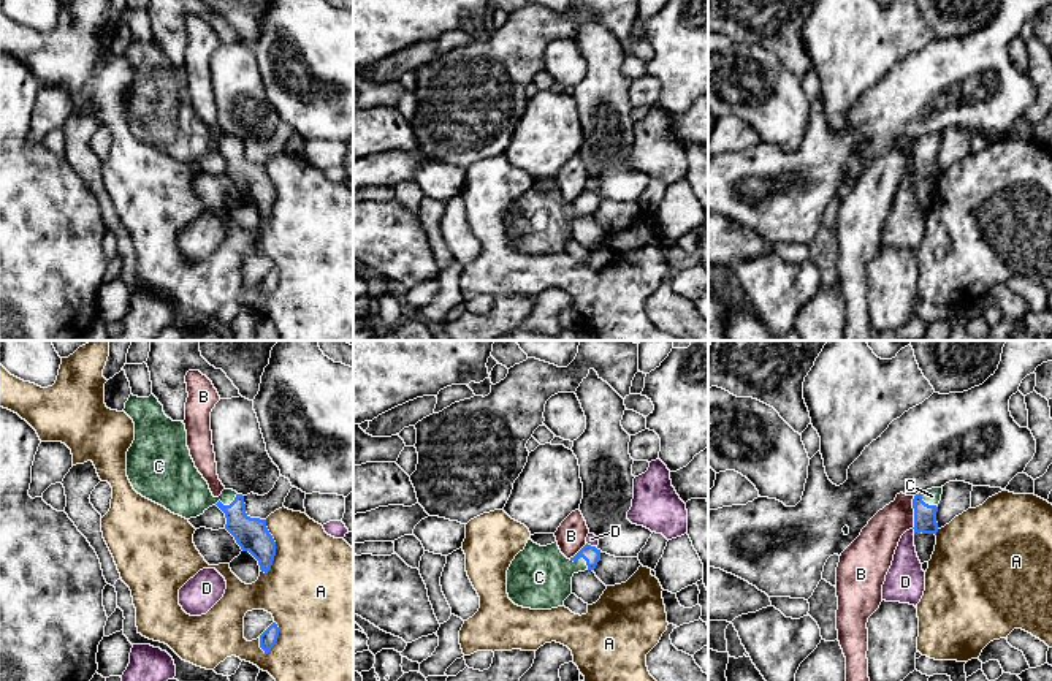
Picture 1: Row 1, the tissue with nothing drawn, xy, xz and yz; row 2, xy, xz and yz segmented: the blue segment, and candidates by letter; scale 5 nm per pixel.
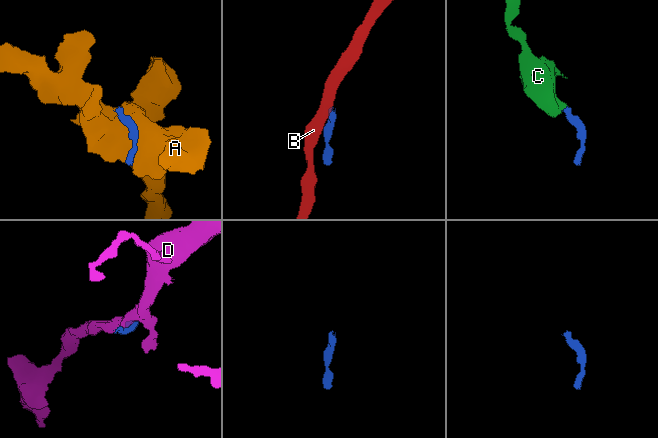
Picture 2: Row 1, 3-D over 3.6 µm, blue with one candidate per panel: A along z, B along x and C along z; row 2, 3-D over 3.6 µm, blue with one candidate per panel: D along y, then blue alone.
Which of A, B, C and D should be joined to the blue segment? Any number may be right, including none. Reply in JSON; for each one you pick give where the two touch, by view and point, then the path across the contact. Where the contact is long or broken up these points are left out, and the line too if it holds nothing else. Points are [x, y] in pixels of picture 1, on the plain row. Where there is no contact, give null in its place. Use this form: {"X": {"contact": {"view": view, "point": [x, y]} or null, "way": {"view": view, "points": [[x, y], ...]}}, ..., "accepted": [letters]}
{"C": {"contact": {"view": "xy", "point": [227, 151]}, "way": {"view": "xy", "points": [[251, 179], [227, 151], [181, 133]]}}, "accepted": ["C"]}

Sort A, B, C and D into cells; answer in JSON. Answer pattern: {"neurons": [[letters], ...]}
{"neurons": [["A"], ["B"], ["C"], ["D"]]}

